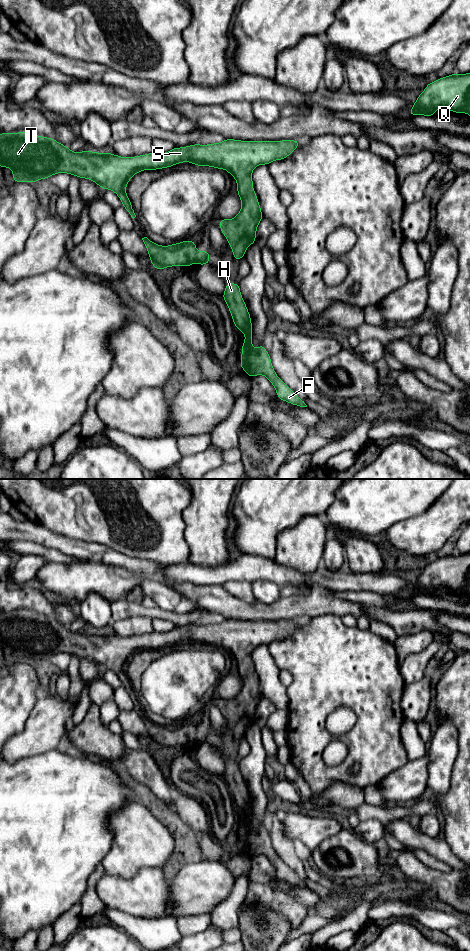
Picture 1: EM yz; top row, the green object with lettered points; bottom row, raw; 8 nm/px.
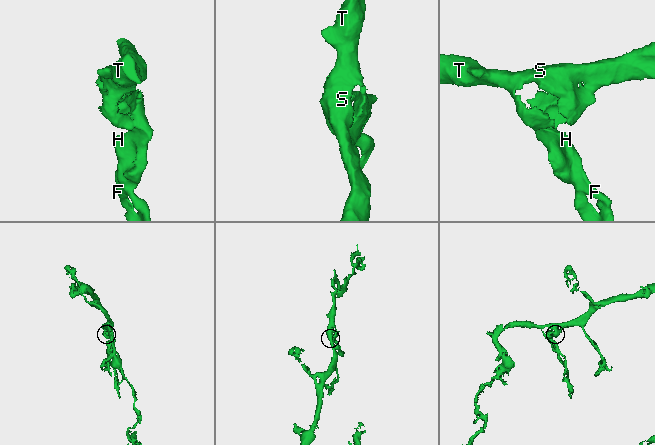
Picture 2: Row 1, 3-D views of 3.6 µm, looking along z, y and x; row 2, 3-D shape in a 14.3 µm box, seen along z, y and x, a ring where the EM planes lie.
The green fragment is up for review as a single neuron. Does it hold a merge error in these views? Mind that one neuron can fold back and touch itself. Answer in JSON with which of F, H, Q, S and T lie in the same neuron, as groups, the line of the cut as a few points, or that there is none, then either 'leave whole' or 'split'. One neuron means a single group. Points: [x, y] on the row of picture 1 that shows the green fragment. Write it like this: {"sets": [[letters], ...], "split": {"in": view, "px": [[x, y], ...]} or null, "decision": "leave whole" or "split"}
{"sets": [["F", "H", "Q", "S", "T"]], "split": null, "decision": "leave whole"}

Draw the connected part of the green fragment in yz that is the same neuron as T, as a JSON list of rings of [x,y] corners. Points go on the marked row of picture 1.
[[[0,131],[0,167],[12,170],[12,182],[35,183],[58,173],[94,181],[100,188],[115,192],[132,218],[136,215],[126,195],[126,186],[136,173],[184,162],[225,169],[236,179],[242,207],[234,219],[220,219],[219,226],[238,262],[245,257],[246,249],[256,242],[257,227],[264,218],[253,188],[254,168],[285,159],[299,144],[299,140],[224,139],[220,143],[174,147],[165,153],[153,151],[135,157],[121,157],[109,152],[73,152],[53,138],[28,132]]]

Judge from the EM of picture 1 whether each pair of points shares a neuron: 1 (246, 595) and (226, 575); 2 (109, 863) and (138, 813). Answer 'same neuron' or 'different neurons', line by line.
1: different neurons
2: same neuron

